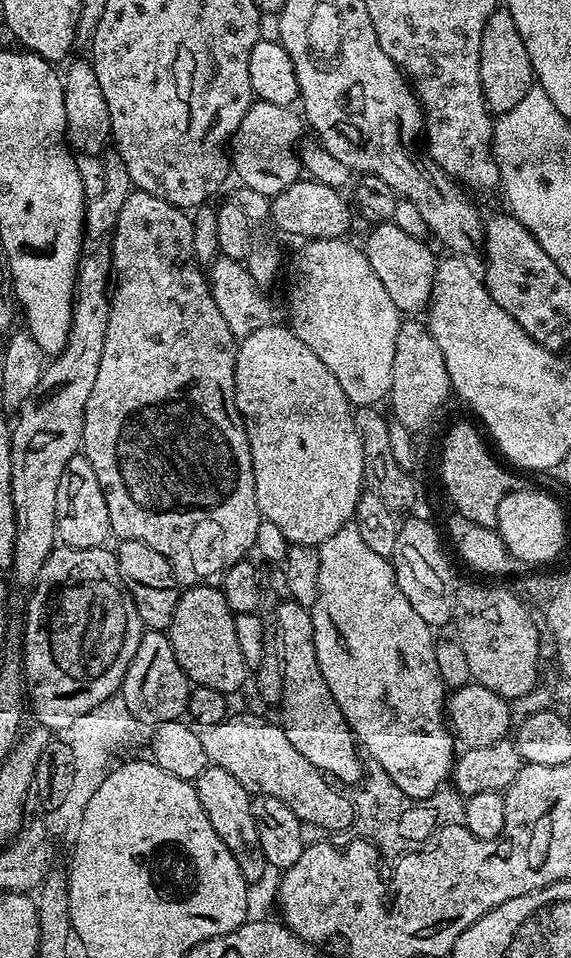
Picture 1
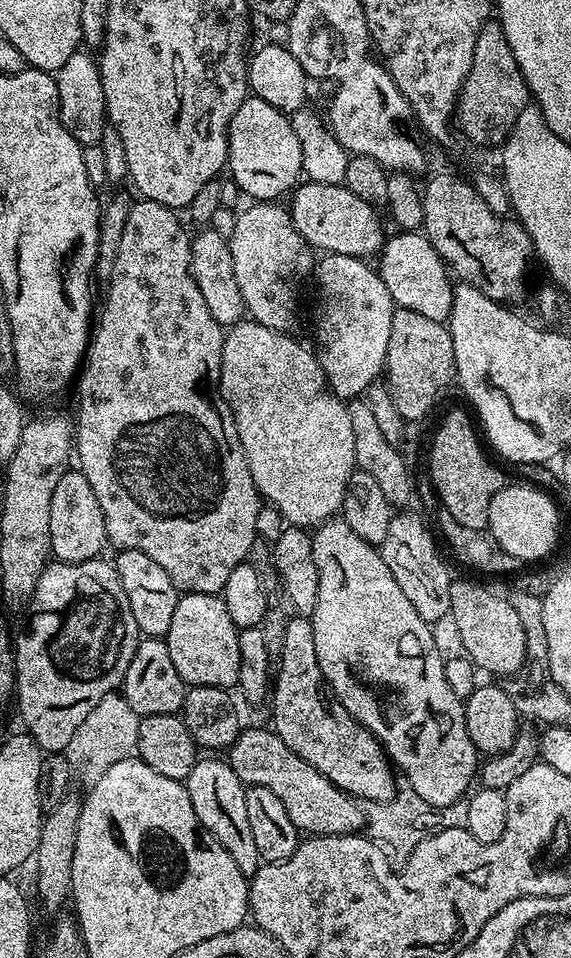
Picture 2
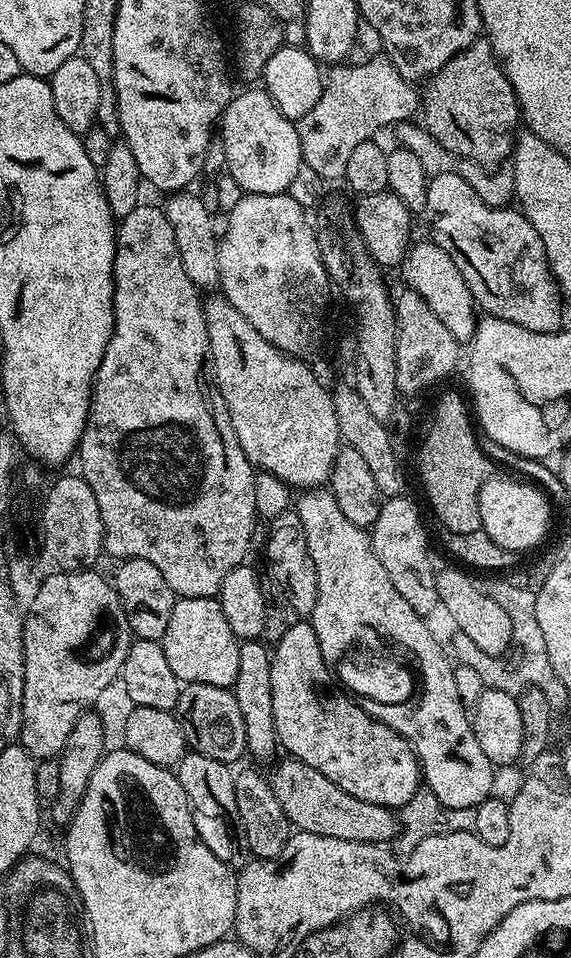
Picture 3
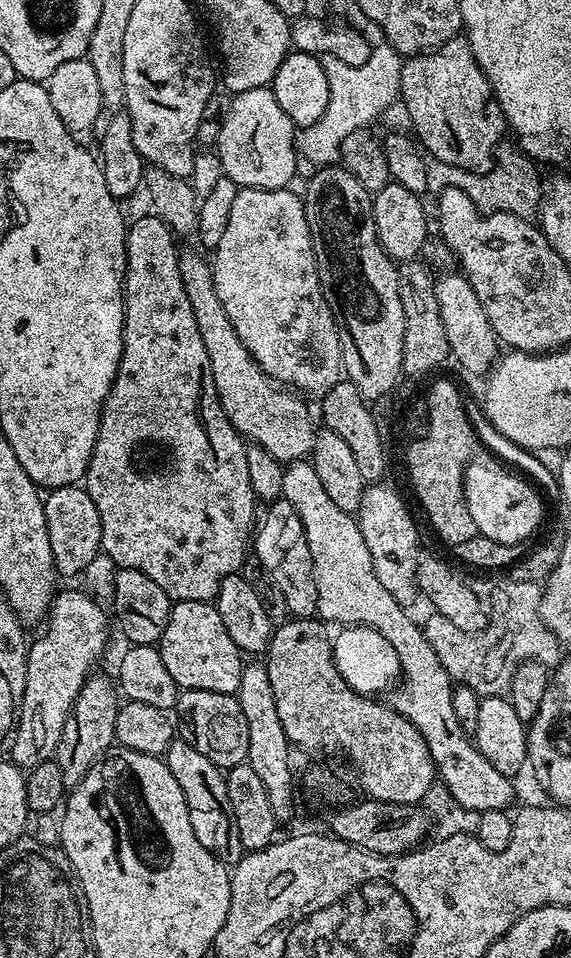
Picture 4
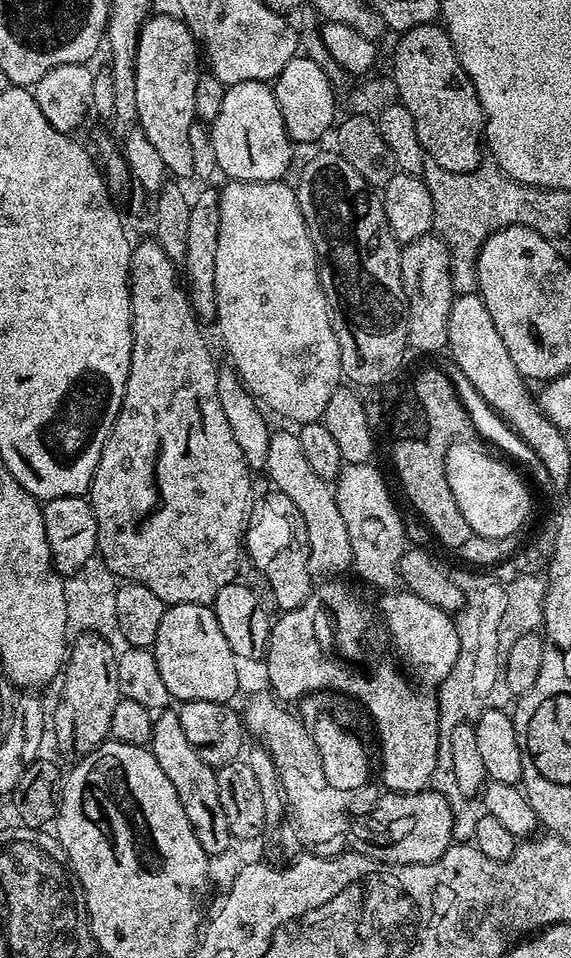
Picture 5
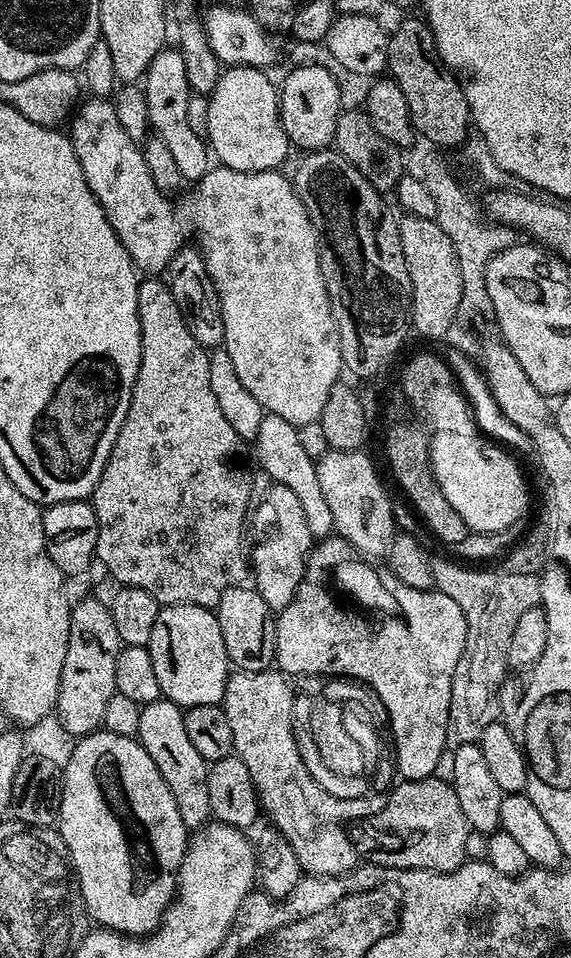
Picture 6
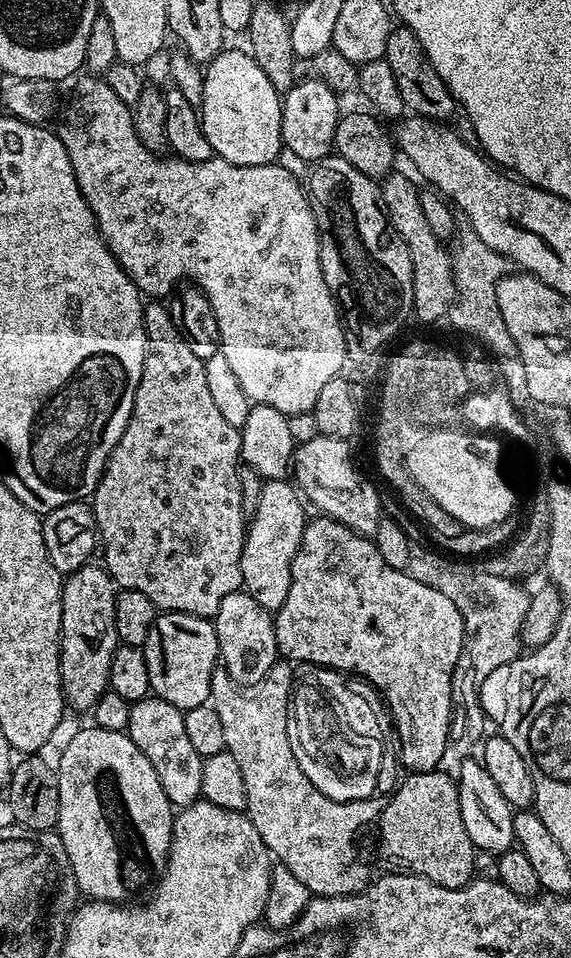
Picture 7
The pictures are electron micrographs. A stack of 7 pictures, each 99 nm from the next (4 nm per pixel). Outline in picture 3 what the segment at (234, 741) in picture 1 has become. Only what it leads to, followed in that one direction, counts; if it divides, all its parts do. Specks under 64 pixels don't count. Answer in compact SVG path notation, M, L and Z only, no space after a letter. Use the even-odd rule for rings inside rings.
M284 758L284 761L270 772L274 798L286 810L289 825L293 829L310 834L322 834L330 838L346 838L346 842L366 842L387 845L387 840L398 836L397 813L391 808L374 806L374 802L362 802L354 794L346 794L326 774L318 774L314 766L306 766L301 760Z

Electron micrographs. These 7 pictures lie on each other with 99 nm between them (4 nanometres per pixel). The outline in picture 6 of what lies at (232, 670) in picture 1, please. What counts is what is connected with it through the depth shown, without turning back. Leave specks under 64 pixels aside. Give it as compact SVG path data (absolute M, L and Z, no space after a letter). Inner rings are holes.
M193 604L161 607L158 618L154 618L154 630L147 649L154 662L154 674L163 699L185 710L223 701L230 665L226 642L222 642L222 626L218 626L213 609Z

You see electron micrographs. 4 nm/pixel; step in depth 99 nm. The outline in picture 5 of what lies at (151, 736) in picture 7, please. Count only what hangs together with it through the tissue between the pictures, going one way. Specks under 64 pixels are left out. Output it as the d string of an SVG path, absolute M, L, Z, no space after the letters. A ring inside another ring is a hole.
M164 710L153 719L150 751L154 754L158 766L162 766L166 778L170 778L174 790L178 790L178 802L182 802L182 810L186 810L186 818L190 818L190 826L198 842L202 842L204 853L209 858L216 858L228 847L233 847L230 826L226 826L226 813L222 811L222 802L218 799L216 769L202 762L198 750L190 746L186 733L182 730L179 711Z

